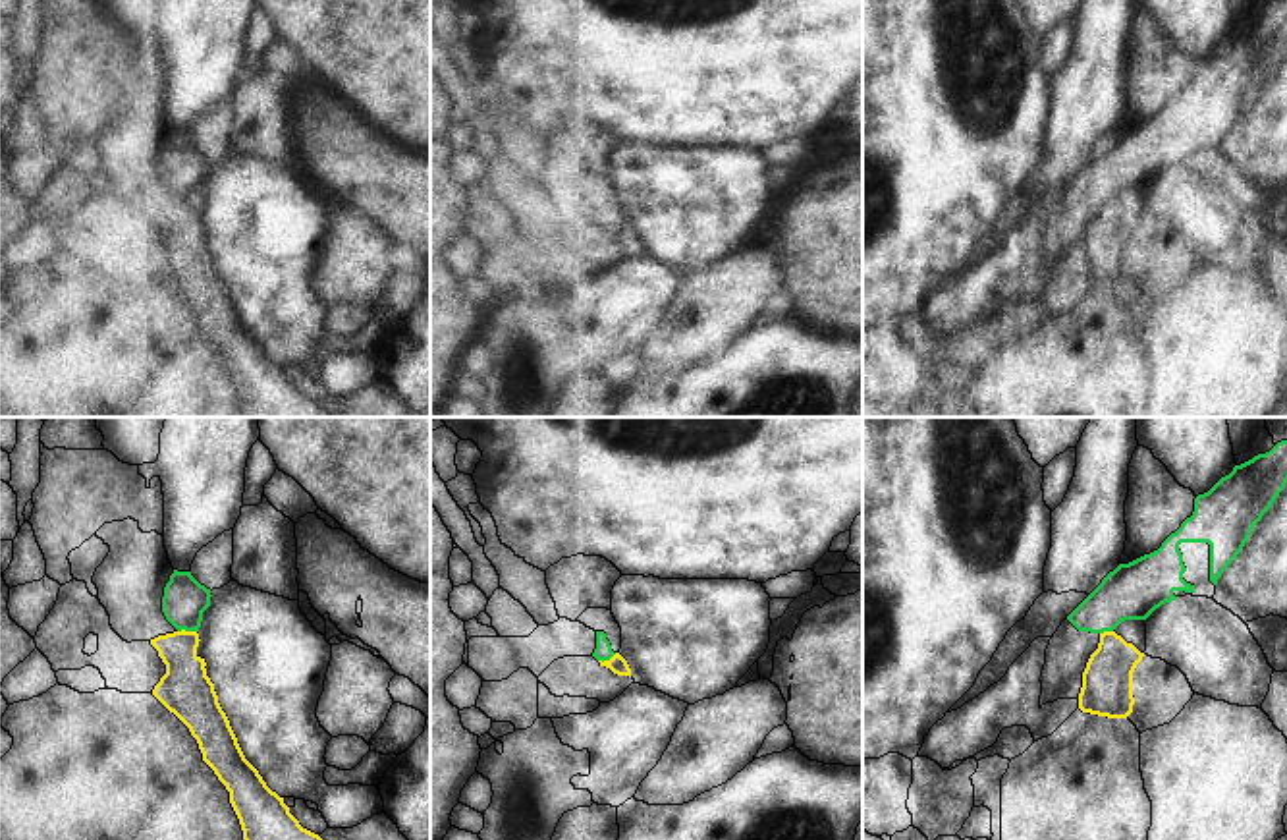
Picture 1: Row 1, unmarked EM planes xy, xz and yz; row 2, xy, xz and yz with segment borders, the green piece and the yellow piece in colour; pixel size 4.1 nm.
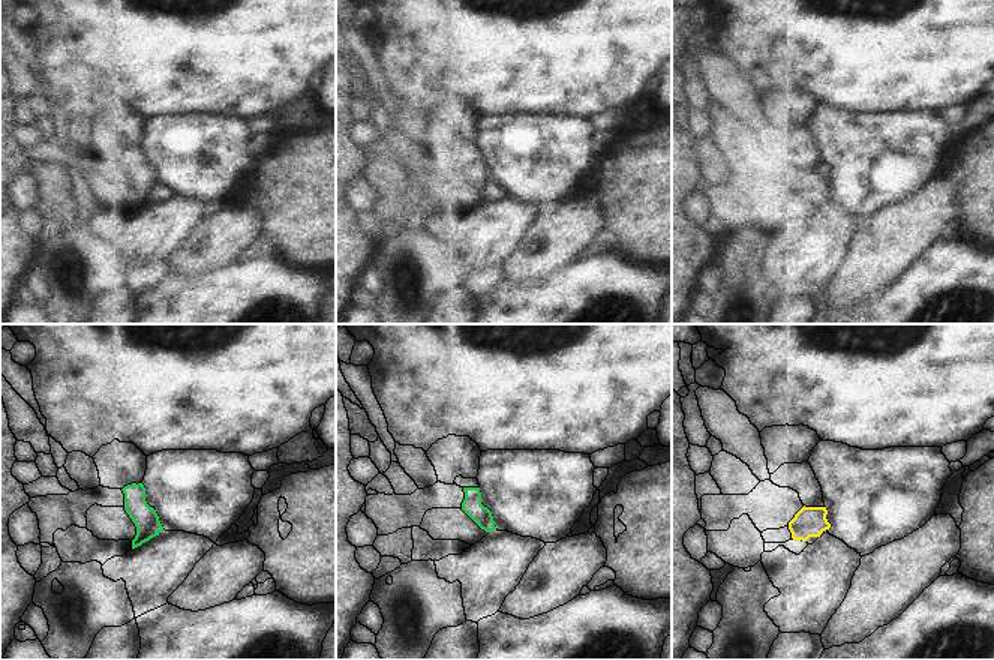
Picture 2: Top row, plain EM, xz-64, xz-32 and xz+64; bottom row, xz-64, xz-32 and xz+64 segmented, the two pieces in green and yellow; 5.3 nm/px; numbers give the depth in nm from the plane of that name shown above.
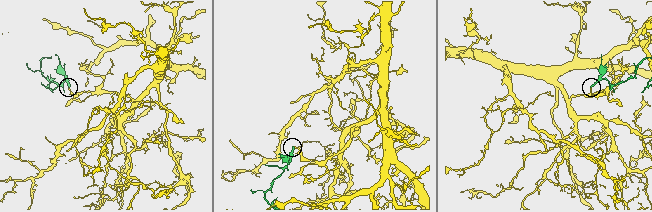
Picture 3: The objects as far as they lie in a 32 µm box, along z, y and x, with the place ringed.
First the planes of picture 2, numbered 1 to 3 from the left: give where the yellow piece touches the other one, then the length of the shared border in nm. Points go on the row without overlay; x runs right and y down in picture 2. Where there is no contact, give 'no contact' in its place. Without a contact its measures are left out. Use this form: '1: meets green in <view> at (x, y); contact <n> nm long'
1: no contact
2: no contact
3: no contact

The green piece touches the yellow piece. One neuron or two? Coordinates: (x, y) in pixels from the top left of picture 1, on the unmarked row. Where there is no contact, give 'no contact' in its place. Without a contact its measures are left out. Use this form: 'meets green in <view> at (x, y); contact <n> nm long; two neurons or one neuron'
meets green in xy at (186, 197); contact 80 nm long; two neurons

